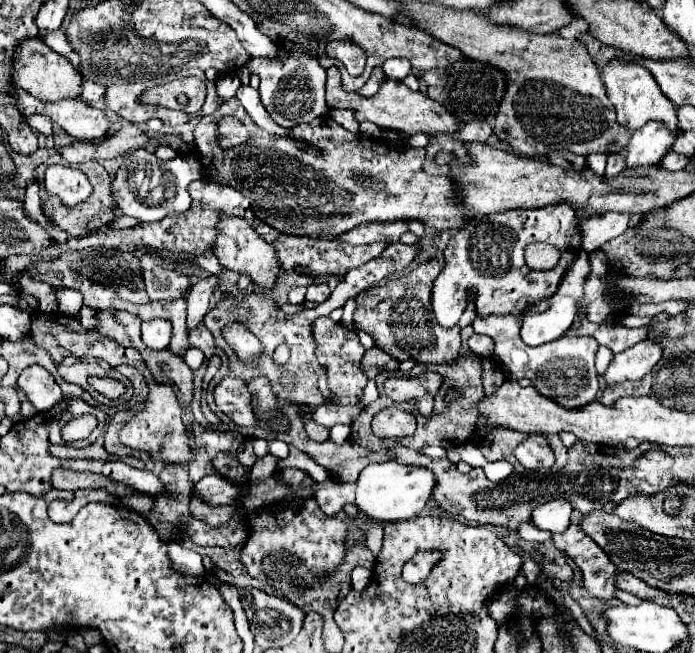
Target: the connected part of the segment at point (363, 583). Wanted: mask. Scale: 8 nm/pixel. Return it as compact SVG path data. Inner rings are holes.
M357 566L357 568L353 570L353 582L351 582L351 588L363 592L363 590L367 588L367 584L369 584L371 578L373 578L373 572L371 572L371 570L365 570L365 568L359 568L359 566Z

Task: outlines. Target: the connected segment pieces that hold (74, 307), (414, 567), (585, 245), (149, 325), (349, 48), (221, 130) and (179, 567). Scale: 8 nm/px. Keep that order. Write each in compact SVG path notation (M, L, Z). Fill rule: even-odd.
M61 288L57 290L57 302L59 302L59 312L63 316L77 316L77 312L83 306L83 296L77 290Z
M429 550L429 552L415 554L403 566L403 578L407 582L423 582L429 576L431 568L437 564L437 560L441 560L441 552L437 552L437 550Z
M605 212L603 216L583 220L581 222L581 234L583 234L581 248L587 254L591 254L607 240L621 236L627 226L629 226L629 216L619 214L619 212Z
M155 318L149 322L143 322L141 326L143 342L151 350L165 350L171 340L171 322L163 318Z
M351 40L329 42L329 56L341 60L351 76L361 76L365 68L365 50Z
M221 118L219 128L217 128L217 140L221 142L223 148L233 148L237 144L243 144L247 138L247 130L239 120L233 118Z
M175 542L169 544L169 558L173 562L173 568L181 574L189 574L189 576L203 576L205 574L201 554L193 552L189 548L183 548L181 544L175 544Z

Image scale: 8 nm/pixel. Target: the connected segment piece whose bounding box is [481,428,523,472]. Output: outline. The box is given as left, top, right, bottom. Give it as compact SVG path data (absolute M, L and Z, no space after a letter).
M495 428L489 438L481 442L481 452L485 454L487 460L507 460L509 464L515 466L515 472L521 472L523 468L513 460L513 450L517 444L523 440L521 432L515 430L505 430L505 428Z

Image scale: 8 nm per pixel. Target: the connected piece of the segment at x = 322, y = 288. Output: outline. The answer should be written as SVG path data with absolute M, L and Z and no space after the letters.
M315 282L315 284L311 284L311 286L307 288L305 300L315 302L315 304L321 304L321 302L325 302L325 300L329 298L329 294L331 294L331 288L329 288L325 282Z

